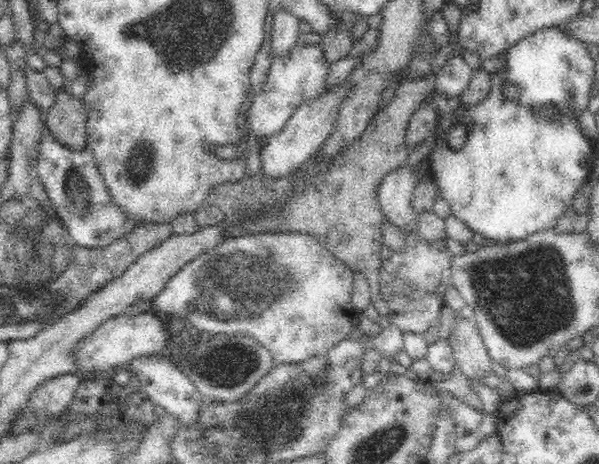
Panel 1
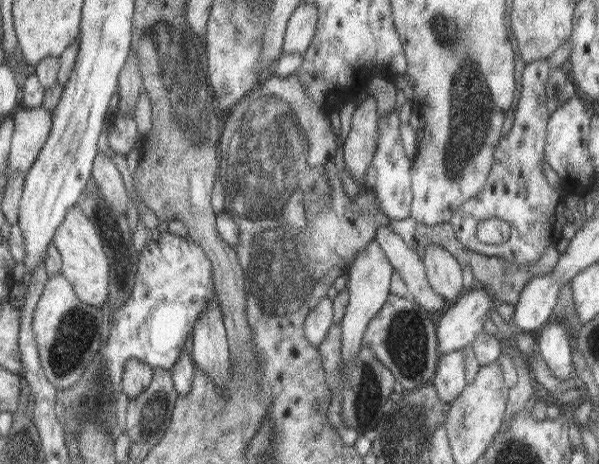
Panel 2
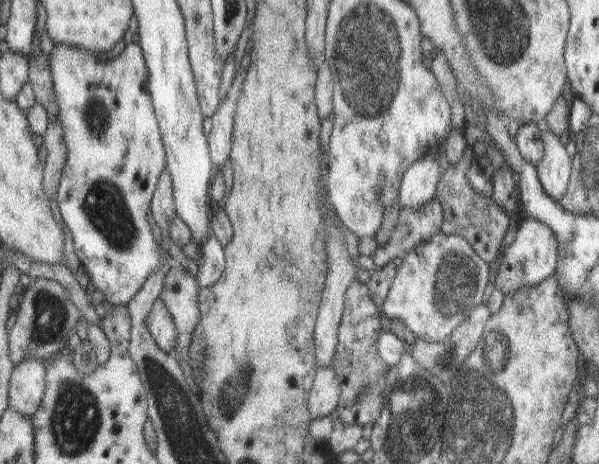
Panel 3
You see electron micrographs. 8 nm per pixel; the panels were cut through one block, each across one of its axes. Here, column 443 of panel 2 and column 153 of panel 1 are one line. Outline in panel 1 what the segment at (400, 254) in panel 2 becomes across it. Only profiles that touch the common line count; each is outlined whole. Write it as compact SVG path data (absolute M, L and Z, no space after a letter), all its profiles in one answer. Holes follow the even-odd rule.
M272 232L272 234L250 234L250 236L238 236L238 238L230 238L226 242L218 242L214 248L202 252L200 256L196 256L194 260L190 260L188 264L184 264L166 284L166 288L154 298L150 300L154 304L154 310L156 312L166 312L168 316L172 318L188 318L190 324L198 330L198 332L206 332L206 336L212 336L212 334L248 334L248 336L254 336L258 342L262 342L266 346L266 350L272 354L274 360L278 360L280 364L296 364L300 366L302 362L312 362L312 358L318 358L318 356L326 356L330 348L334 348L338 342L344 342L350 338L354 326L358 324L354 318L356 314L360 314L356 308L354 308L354 302L352 302L352 290L354 290L354 270L344 264L342 260L338 260L324 244L320 244L314 236L306 236L302 232L288 232L288 234L278 234L278 232Z

